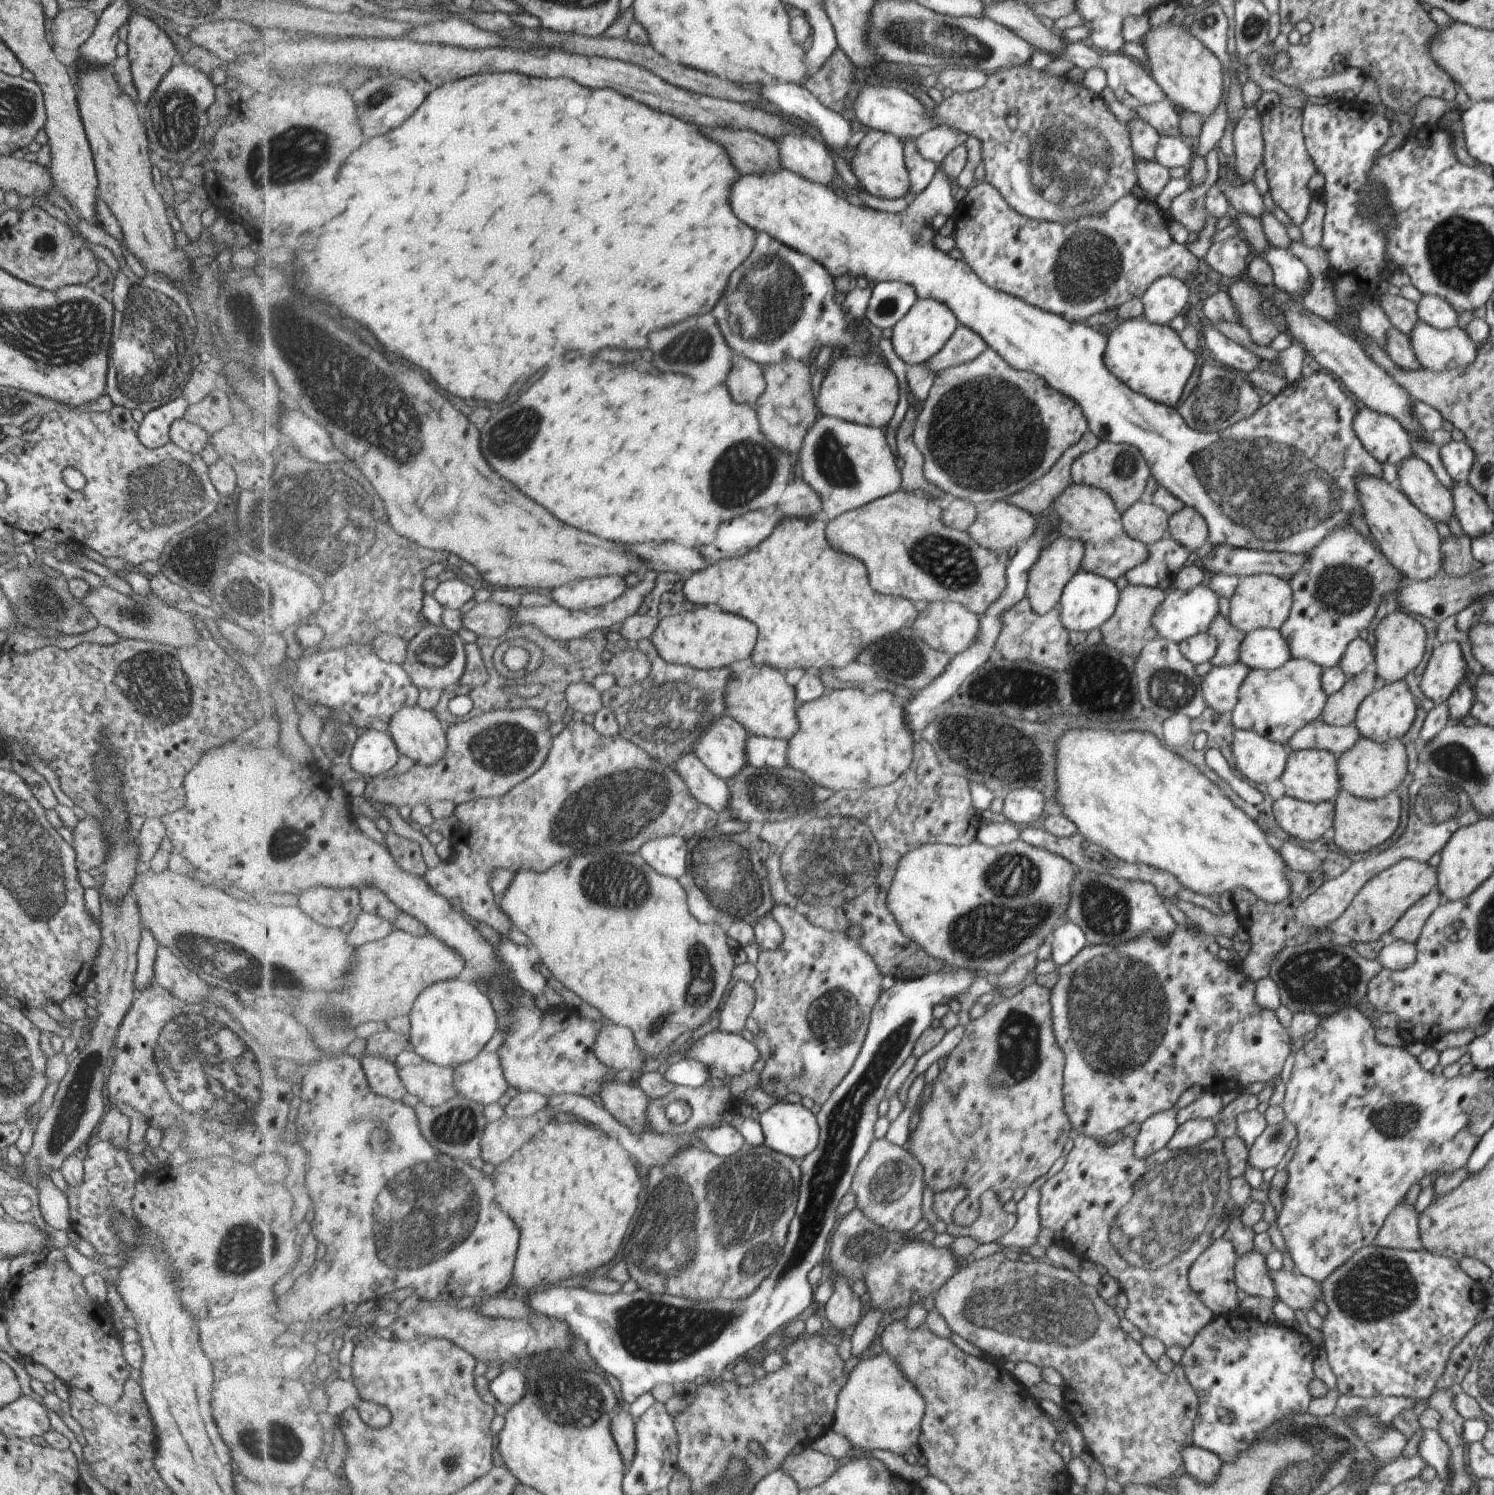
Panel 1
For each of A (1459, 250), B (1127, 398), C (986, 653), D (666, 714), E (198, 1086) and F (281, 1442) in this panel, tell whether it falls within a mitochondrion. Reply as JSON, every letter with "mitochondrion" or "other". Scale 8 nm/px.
{"A":"mitochondrion","B":"other","C":"other","D":"mitochondrion","E":"mitochondrion","F":"mitochondrion"}

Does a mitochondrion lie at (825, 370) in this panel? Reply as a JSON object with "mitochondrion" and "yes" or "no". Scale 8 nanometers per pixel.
{"mitochondrion":"no"}

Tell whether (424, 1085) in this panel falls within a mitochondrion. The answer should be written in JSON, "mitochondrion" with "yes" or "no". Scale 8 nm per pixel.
{"mitochondrion":"no"}

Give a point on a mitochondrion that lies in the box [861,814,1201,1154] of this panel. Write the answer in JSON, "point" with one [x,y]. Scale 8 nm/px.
{"point":[1117,1012]}

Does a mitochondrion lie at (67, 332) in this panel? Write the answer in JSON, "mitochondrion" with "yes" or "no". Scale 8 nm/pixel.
{"mitochondrion":"yes"}

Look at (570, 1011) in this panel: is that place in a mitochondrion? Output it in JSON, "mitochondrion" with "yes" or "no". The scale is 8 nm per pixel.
{"mitochondrion":"no"}

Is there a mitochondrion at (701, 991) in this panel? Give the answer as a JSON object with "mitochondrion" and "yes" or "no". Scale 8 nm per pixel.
{"mitochondrion":"yes"}

